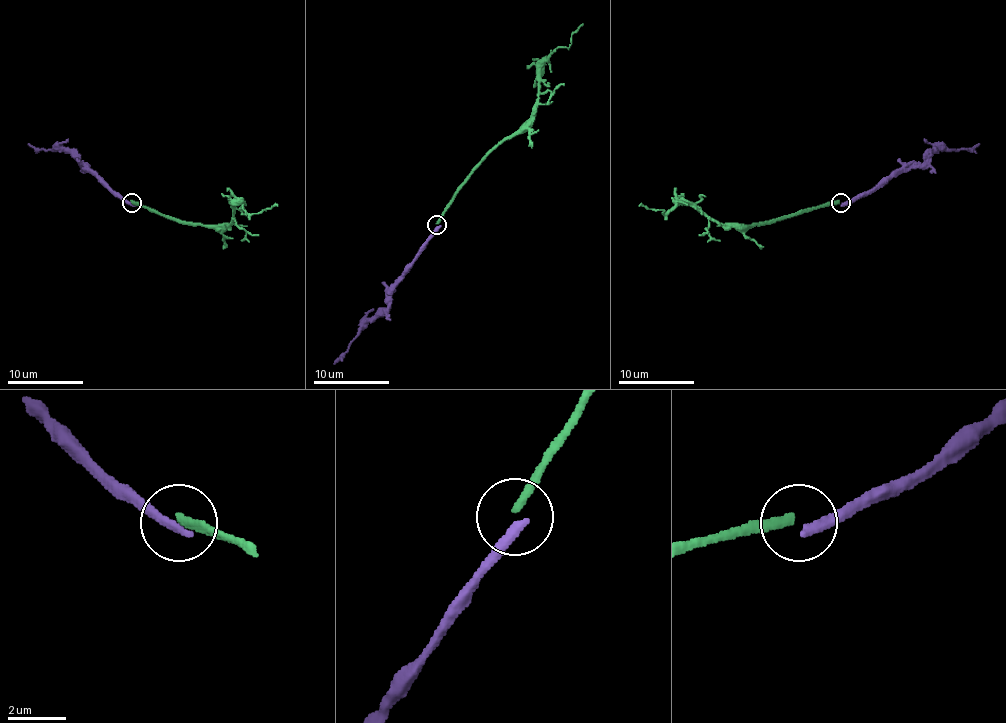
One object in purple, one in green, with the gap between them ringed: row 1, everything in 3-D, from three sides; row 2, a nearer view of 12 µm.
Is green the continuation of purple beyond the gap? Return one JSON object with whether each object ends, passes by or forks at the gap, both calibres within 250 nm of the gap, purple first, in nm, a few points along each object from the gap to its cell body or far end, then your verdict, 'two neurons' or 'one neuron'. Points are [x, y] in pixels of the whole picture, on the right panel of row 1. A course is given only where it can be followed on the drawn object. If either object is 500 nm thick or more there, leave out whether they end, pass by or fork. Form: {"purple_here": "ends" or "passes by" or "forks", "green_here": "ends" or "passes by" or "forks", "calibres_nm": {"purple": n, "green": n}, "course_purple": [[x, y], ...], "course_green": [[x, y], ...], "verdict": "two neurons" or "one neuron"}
{"purple_here": "ends", "green_here": "ends", "calibres_nm": {"purple": 360, "green": 280}, "course_purple": [[842, 203], [867, 194], [901, 171], [920, 167], [935, 152], [973, 149], [979, 143]], "course_green": [[838, 203], [823, 203], [759, 224], [711, 220], [694, 207], [679, 203], [666, 213], [639, 203]], "verdict": "two neurons"}

